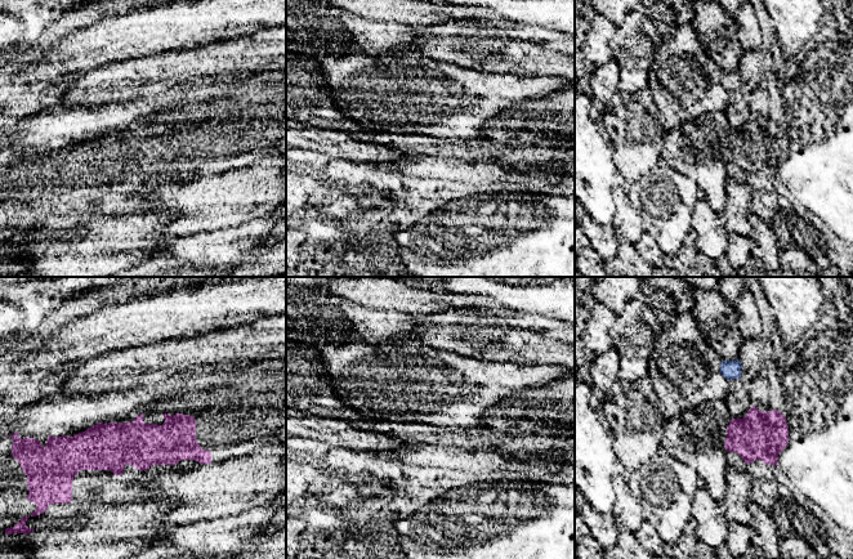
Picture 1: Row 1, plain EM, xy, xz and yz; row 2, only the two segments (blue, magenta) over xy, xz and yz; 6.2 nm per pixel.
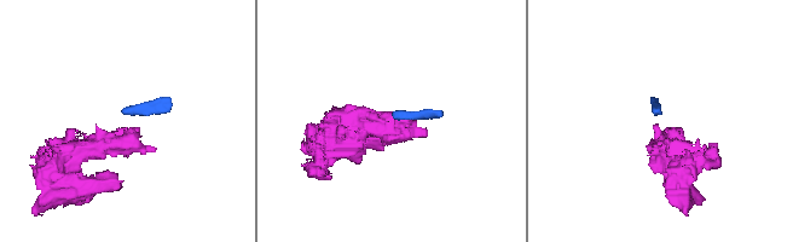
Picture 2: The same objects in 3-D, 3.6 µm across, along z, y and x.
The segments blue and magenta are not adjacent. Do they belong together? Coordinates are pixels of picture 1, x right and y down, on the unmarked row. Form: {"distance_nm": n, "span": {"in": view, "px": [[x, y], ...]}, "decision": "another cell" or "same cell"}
{"distance_nm": 190, "span": {"in": "yz", "px": [[740, 89], [753, 117]]}, "decision": "same cell"}

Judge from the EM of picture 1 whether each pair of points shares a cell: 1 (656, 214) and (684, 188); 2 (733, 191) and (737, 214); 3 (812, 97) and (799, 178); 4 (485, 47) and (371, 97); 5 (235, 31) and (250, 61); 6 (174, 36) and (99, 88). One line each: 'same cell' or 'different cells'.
1: same cell
2: same cell
3: same cell
4: different cells
5: different cells
6: different cells

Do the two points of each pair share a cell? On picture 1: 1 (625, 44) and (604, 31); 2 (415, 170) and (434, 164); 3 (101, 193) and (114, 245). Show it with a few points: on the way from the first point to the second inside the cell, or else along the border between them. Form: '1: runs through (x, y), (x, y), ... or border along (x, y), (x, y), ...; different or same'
1: border along (616, 27), (611, 41), (612, 57); different
2: runs through (420, 166), (429, 166); same
3: border along (75, 214), (137, 214); different

